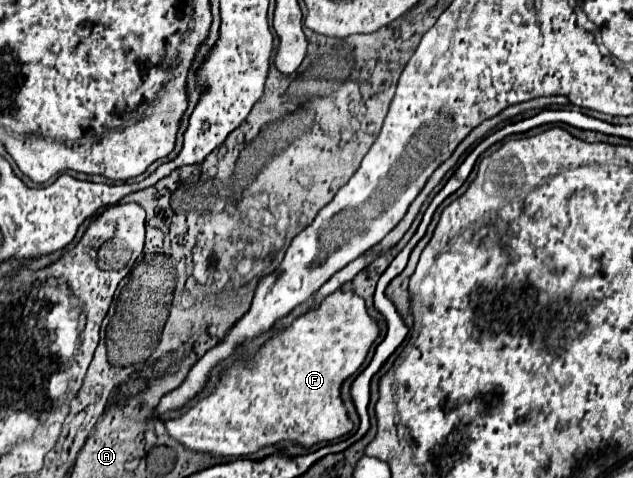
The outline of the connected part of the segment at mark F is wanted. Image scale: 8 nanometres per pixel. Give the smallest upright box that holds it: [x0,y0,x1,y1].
[164,290,378,458]

